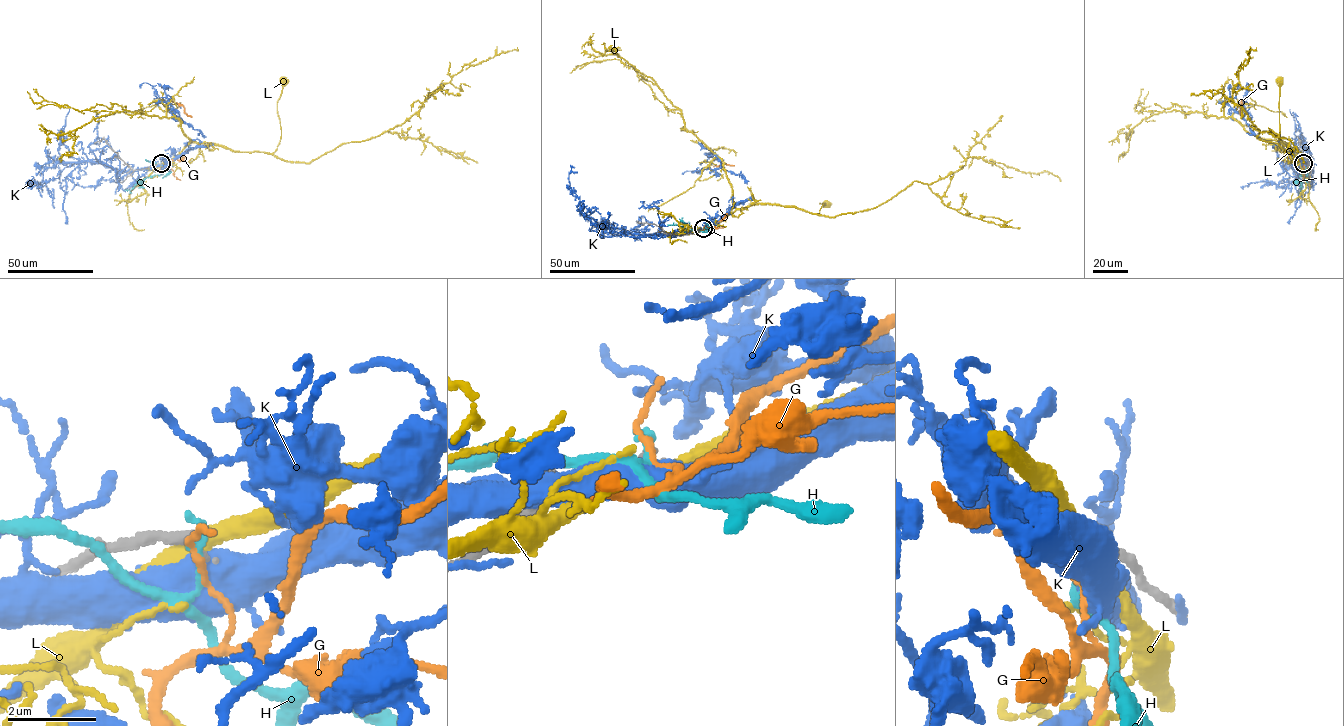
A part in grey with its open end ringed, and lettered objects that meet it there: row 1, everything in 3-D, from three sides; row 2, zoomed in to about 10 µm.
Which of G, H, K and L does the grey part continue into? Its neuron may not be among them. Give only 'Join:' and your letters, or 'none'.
Join: none

